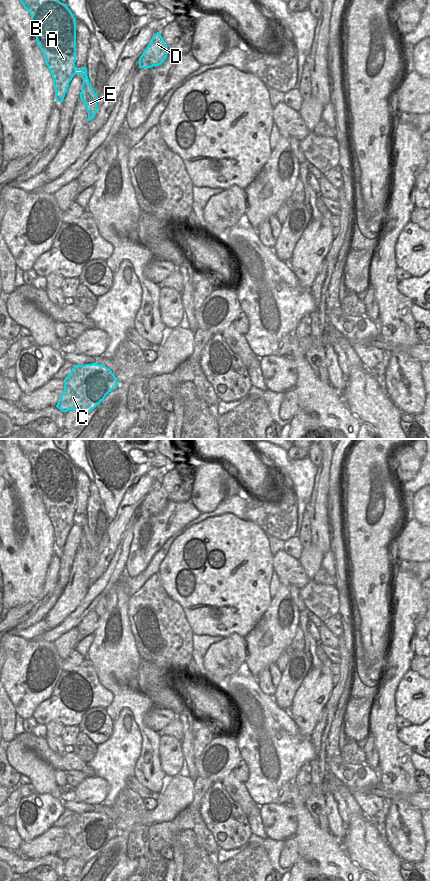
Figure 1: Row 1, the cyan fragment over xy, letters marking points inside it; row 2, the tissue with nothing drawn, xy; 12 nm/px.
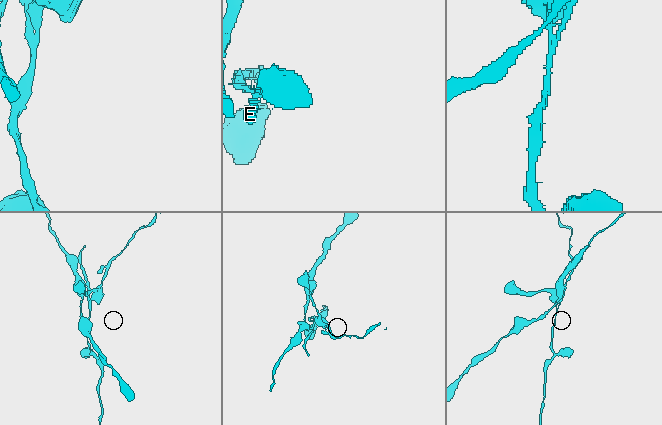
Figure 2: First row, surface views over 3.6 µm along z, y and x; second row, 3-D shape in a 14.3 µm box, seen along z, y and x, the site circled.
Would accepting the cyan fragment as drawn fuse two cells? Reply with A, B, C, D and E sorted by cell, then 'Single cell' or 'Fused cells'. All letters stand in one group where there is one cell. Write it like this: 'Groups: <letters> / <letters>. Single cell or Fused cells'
Groups: A B / C D E. Fused cells.

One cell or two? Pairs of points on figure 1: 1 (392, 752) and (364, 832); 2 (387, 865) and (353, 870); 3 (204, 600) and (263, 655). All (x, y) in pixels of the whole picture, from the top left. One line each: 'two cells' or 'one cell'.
1: two cells
2: two cells
3: two cells

